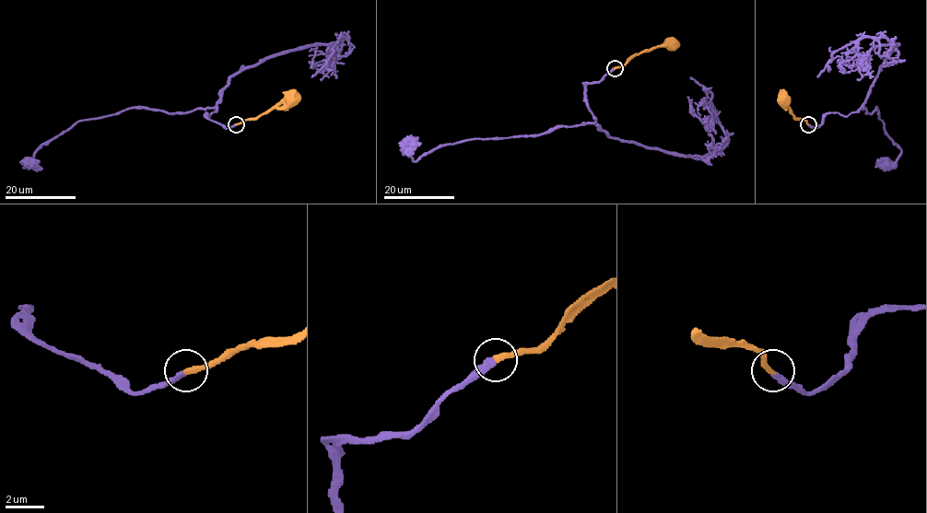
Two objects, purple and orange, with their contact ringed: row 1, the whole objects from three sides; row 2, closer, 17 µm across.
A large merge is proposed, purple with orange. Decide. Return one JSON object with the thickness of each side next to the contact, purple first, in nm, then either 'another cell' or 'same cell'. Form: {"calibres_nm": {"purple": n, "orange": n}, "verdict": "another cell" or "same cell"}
{"calibres_nm": {"purple": 320, "orange": 280}, "verdict": "same cell"}

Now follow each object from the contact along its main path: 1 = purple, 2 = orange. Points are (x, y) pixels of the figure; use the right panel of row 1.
1: (808, 124), (858, 110), (897, 46), (861, 55), (848, 43), (817, 77)
2: (808, 123), (785, 108), (782, 103), (784, 99)

